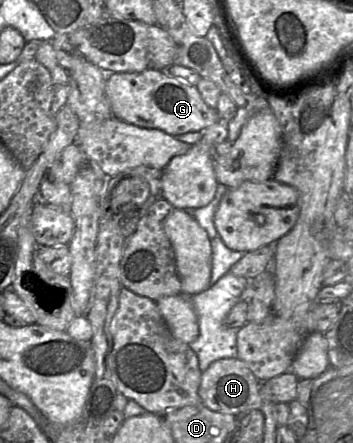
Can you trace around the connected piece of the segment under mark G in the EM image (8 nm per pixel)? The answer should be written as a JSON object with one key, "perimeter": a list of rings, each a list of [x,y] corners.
{"perimeter":[[[165,70],[109,73],[105,93],[114,117],[139,127],[160,129],[173,136],[202,132],[221,120],[217,110],[203,101],[195,85],[178,80]]]}

